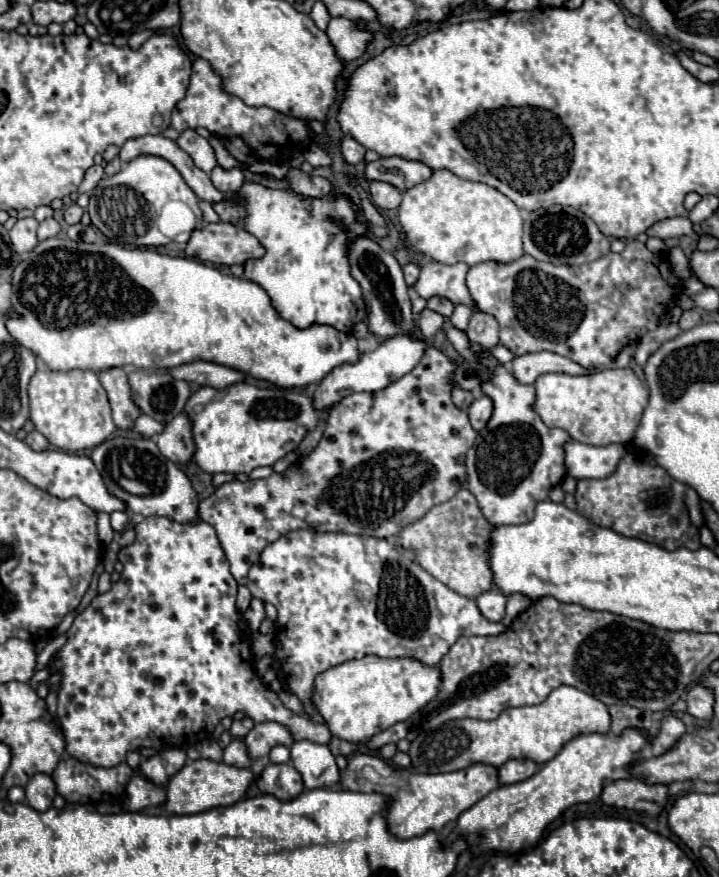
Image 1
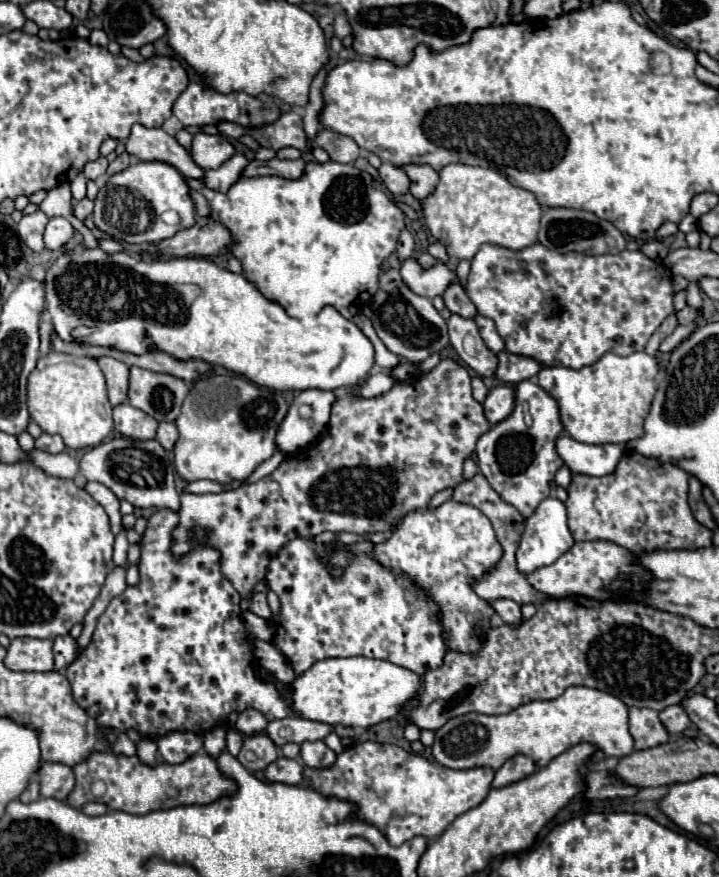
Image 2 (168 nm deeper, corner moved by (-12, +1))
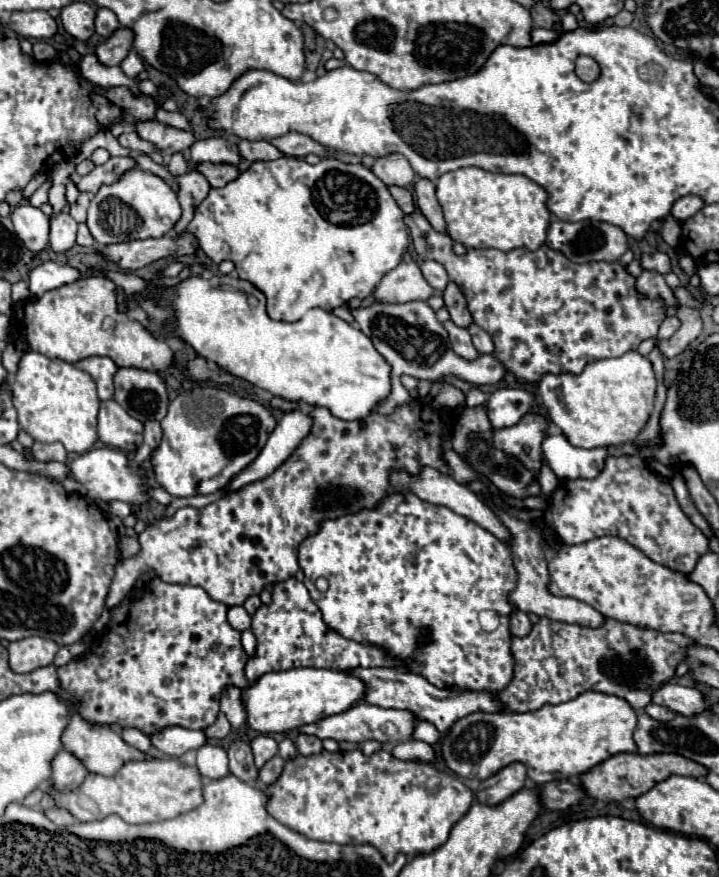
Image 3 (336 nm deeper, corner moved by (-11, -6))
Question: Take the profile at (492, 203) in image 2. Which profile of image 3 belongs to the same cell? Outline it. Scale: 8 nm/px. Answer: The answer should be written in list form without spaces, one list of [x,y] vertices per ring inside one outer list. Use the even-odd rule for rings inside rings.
[[[463,167],[445,173],[443,177],[437,179],[437,199],[447,223],[447,235],[467,249],[493,247],[499,251],[513,251],[513,249],[535,251],[545,243],[547,225],[551,223],[551,213],[545,207],[547,193],[543,187],[539,187],[537,183],[529,181],[523,175],[503,175],[503,173],[489,173],[479,167]]]

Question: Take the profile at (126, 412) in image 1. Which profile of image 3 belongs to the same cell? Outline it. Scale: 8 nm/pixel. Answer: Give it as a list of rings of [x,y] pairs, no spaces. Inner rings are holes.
[[[89,357],[89,359],[79,361],[75,367],[87,371],[95,379],[97,393],[99,393],[101,401],[113,399],[113,391],[115,391],[113,377],[115,377],[119,367],[109,357]]]

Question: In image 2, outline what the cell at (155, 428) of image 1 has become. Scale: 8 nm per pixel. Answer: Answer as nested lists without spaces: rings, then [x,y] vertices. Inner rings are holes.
[[[126,402],[120,406],[114,406],[112,420],[114,420],[114,428],[122,436],[128,436],[134,440],[152,440],[156,436],[158,422],[152,416],[144,414],[142,410],[136,410]]]

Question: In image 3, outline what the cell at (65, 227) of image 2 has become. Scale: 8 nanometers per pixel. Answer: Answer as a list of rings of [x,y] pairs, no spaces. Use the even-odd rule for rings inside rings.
[[[59,213],[51,219],[51,237],[49,237],[49,249],[55,253],[65,253],[75,245],[75,233],[77,223],[69,213]]]

